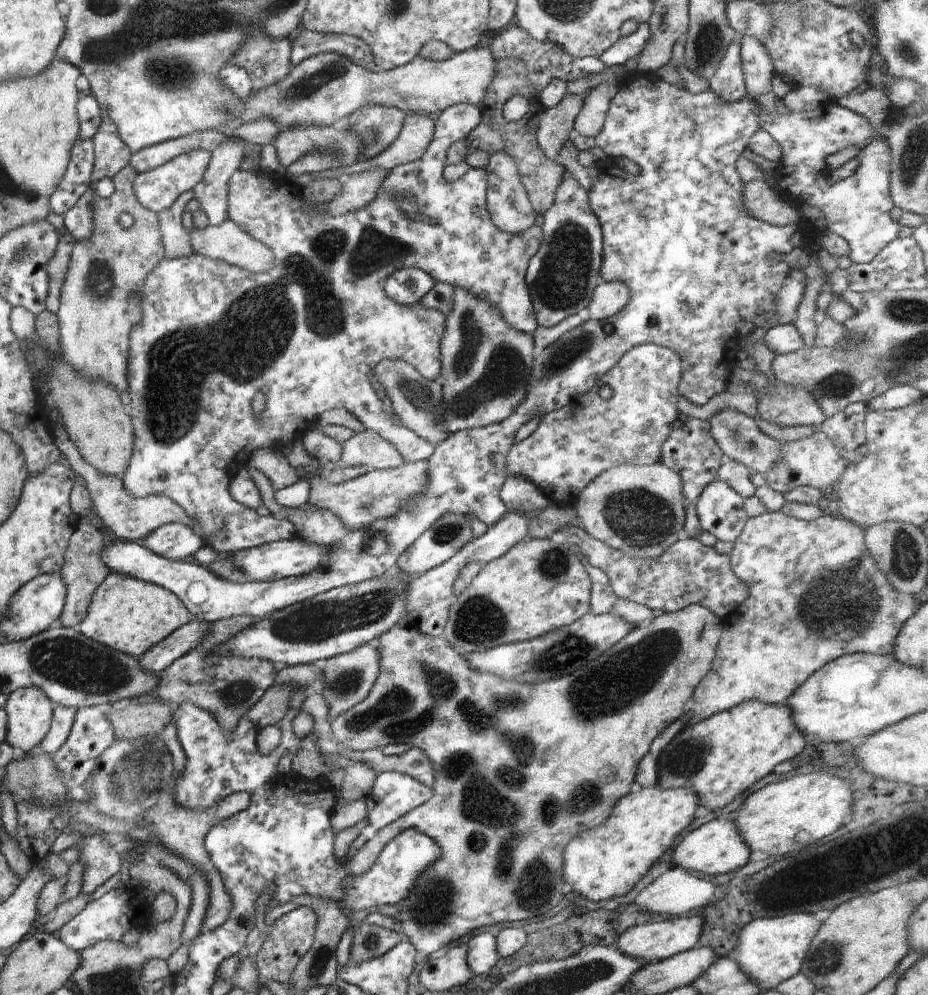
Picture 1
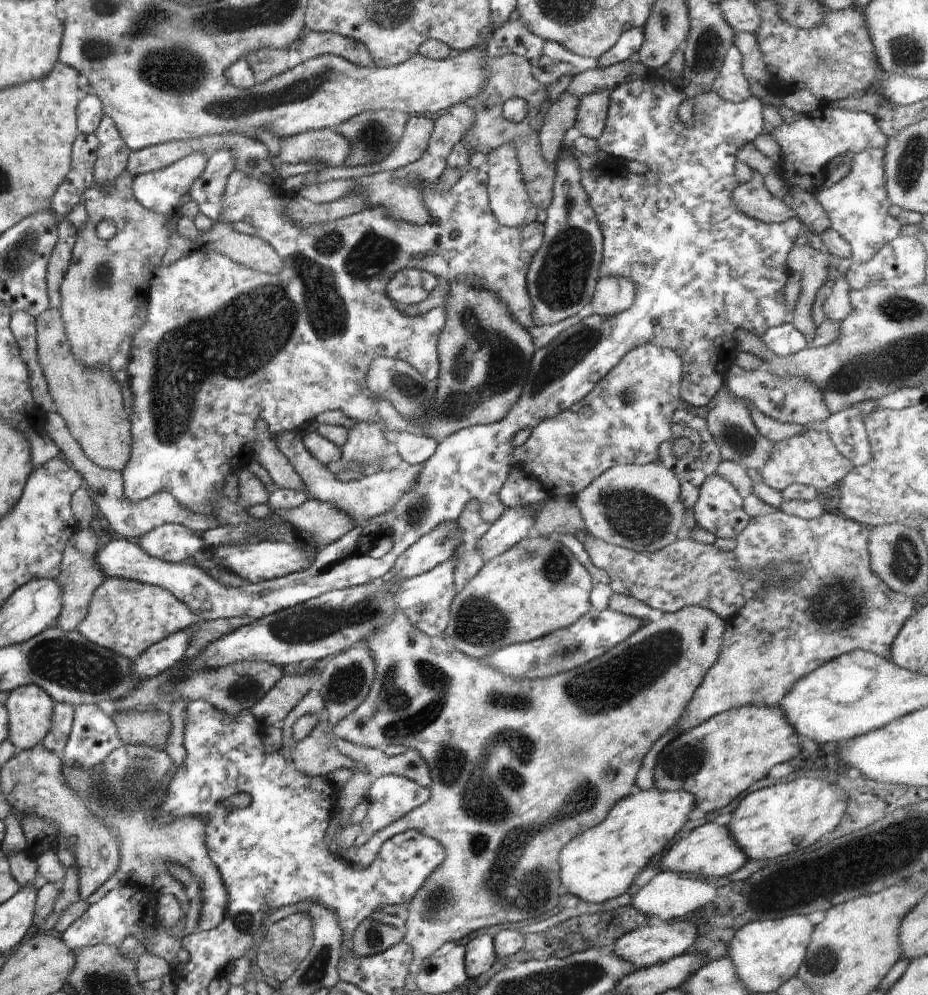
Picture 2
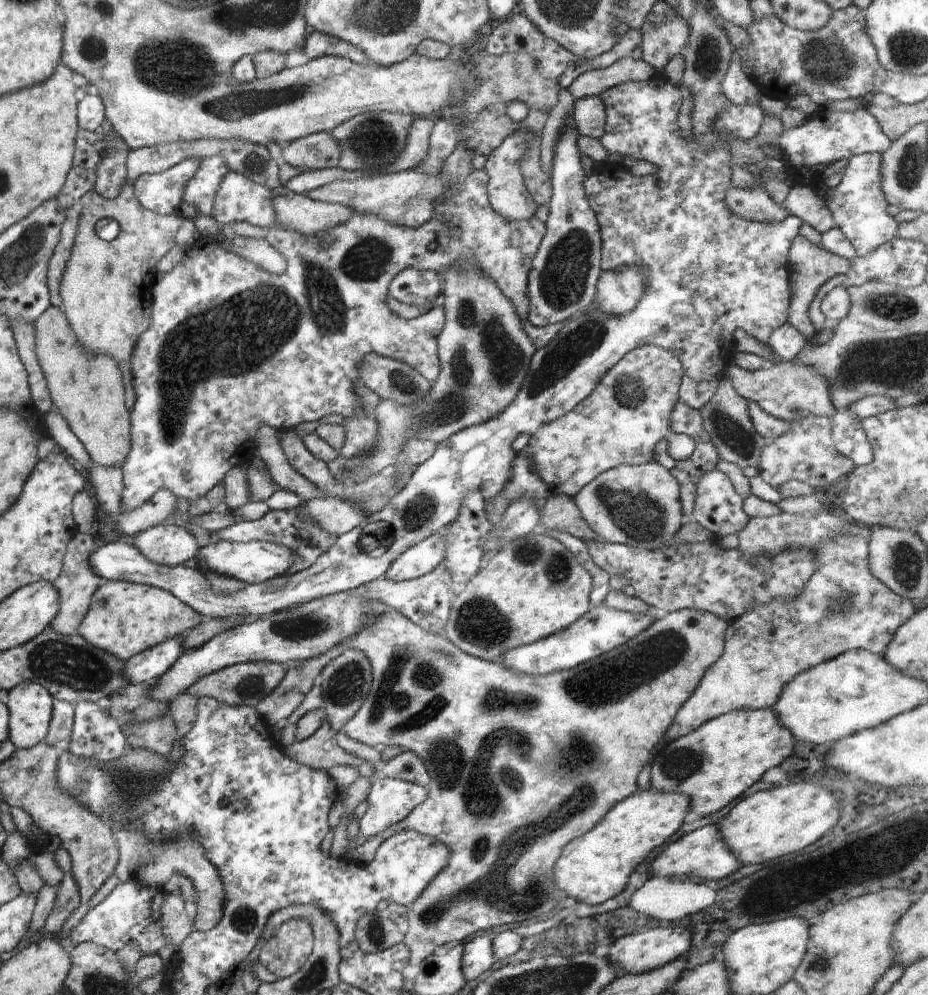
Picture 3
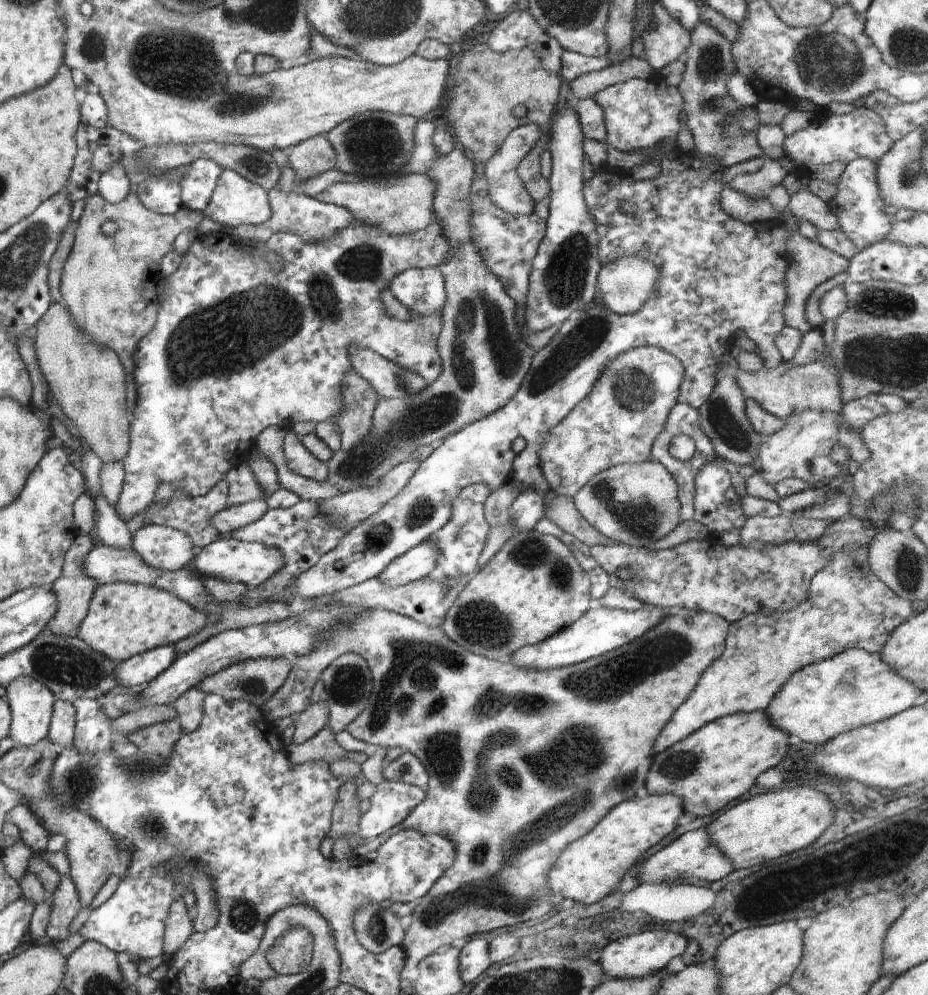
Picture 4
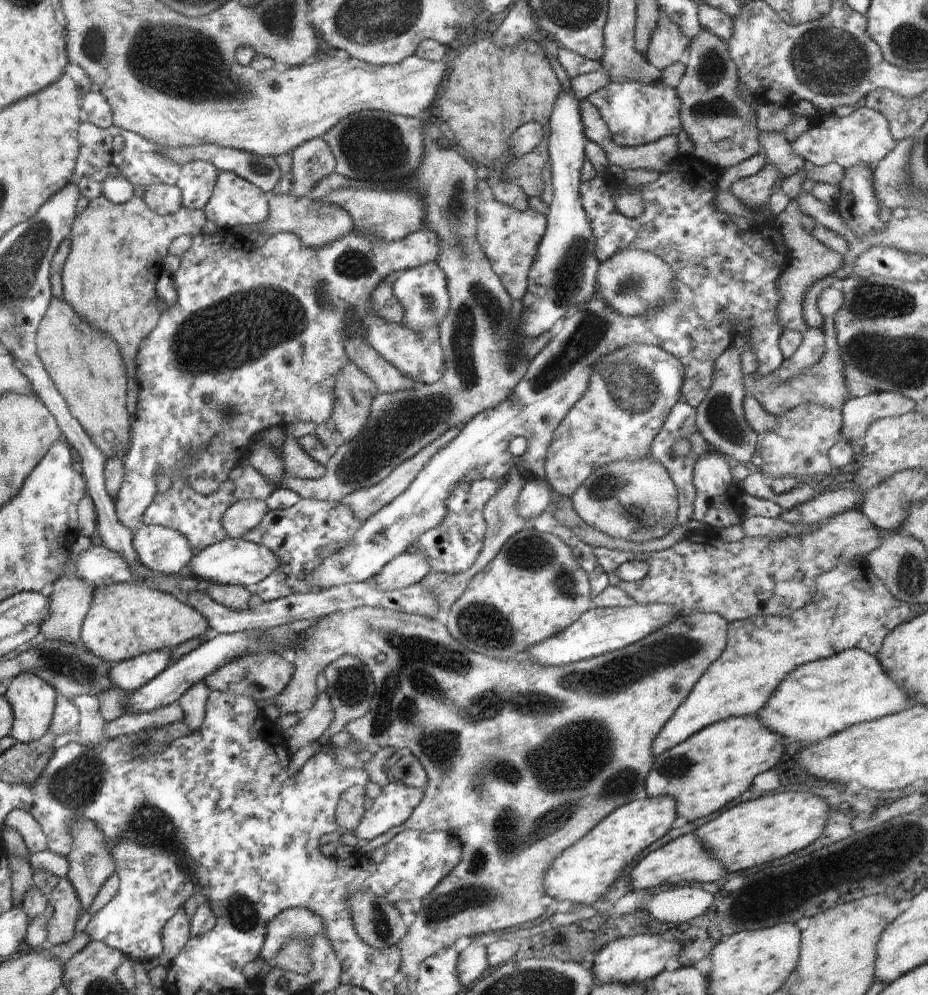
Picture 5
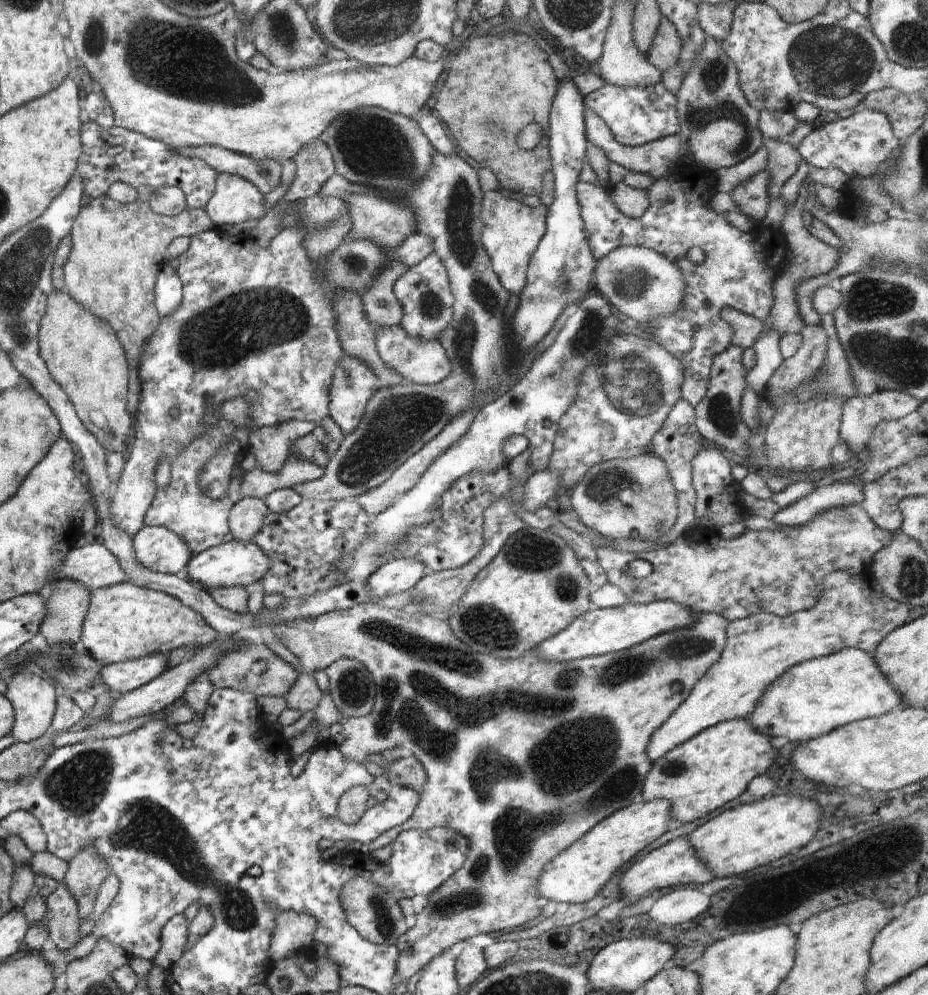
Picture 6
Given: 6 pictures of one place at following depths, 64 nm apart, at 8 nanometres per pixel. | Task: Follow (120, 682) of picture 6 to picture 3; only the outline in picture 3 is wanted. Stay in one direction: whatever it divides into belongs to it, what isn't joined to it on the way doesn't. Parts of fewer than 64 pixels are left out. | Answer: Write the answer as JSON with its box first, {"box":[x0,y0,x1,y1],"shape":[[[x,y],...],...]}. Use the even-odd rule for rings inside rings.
{"box":[125,636,183,685],"shape":[[[182,636],[170,639],[125,661],[125,677],[130,685],[145,683],[150,679],[159,679],[183,653]]]}

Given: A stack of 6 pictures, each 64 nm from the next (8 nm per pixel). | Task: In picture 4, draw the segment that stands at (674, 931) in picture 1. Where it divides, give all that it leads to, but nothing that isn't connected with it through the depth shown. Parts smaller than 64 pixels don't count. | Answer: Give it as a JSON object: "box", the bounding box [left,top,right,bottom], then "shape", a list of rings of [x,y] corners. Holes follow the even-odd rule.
{"box":[598,931,688,979],"shape":[[[645,931],[614,940],[602,949],[598,962],[610,979],[641,979],[663,971],[671,958],[683,955],[687,946],[688,941],[681,932]]]}

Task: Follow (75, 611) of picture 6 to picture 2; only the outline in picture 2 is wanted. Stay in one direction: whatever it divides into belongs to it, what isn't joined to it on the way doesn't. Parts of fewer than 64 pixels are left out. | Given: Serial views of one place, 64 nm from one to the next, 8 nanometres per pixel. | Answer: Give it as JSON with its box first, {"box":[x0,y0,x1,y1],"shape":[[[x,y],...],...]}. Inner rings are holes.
{"box":[56,528,106,632],"shape":[[[79,528],[77,534],[69,539],[68,546],[65,548],[64,558],[61,560],[61,571],[56,578],[64,590],[64,606],[61,608],[60,618],[58,618],[56,626],[64,632],[77,630],[78,625],[88,614],[94,591],[106,580],[105,573],[97,567],[98,541],[96,534],[90,528]]]}

